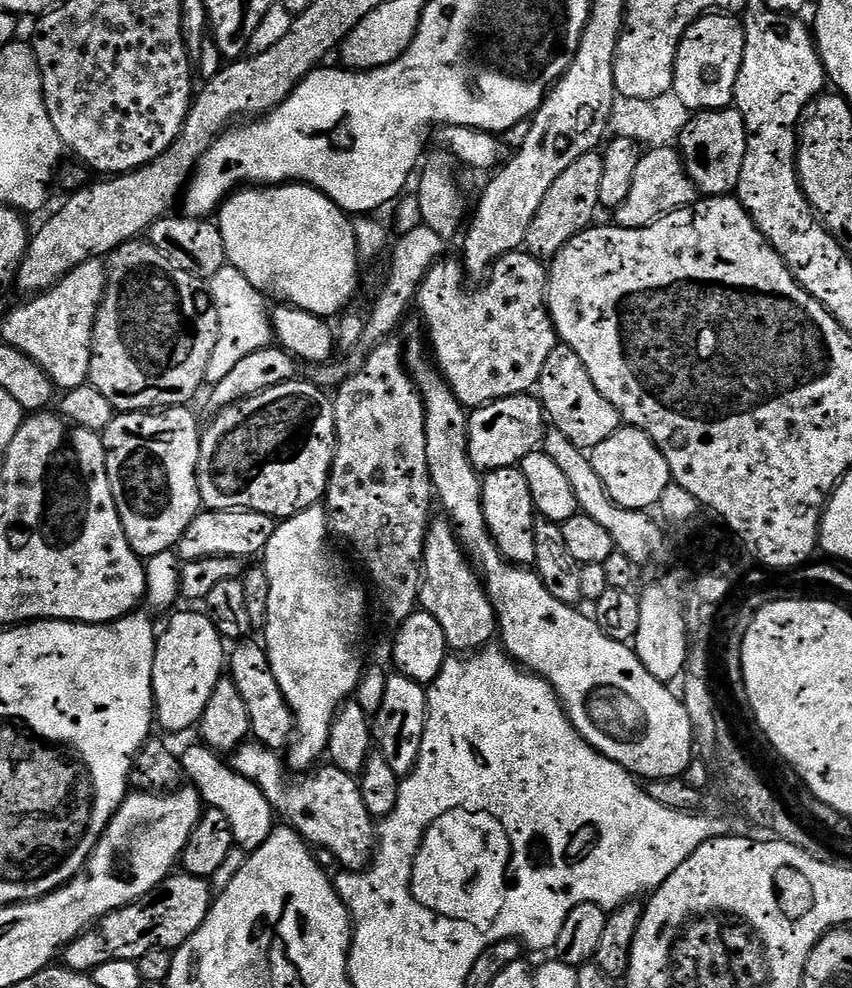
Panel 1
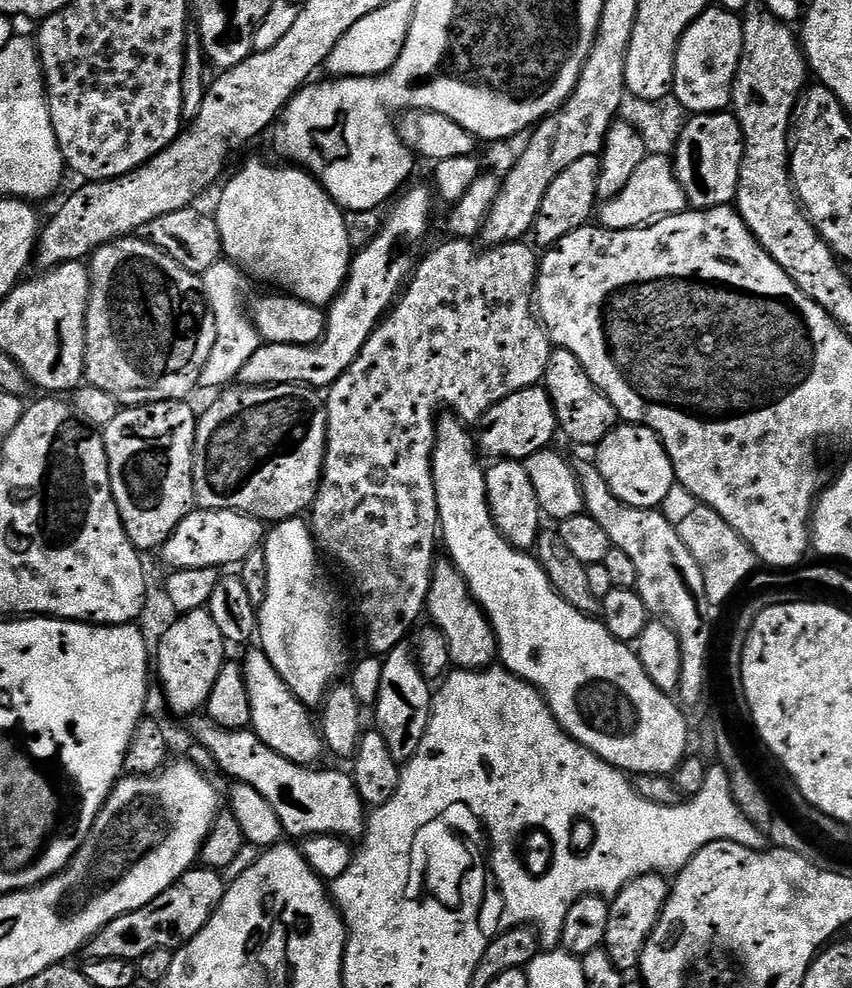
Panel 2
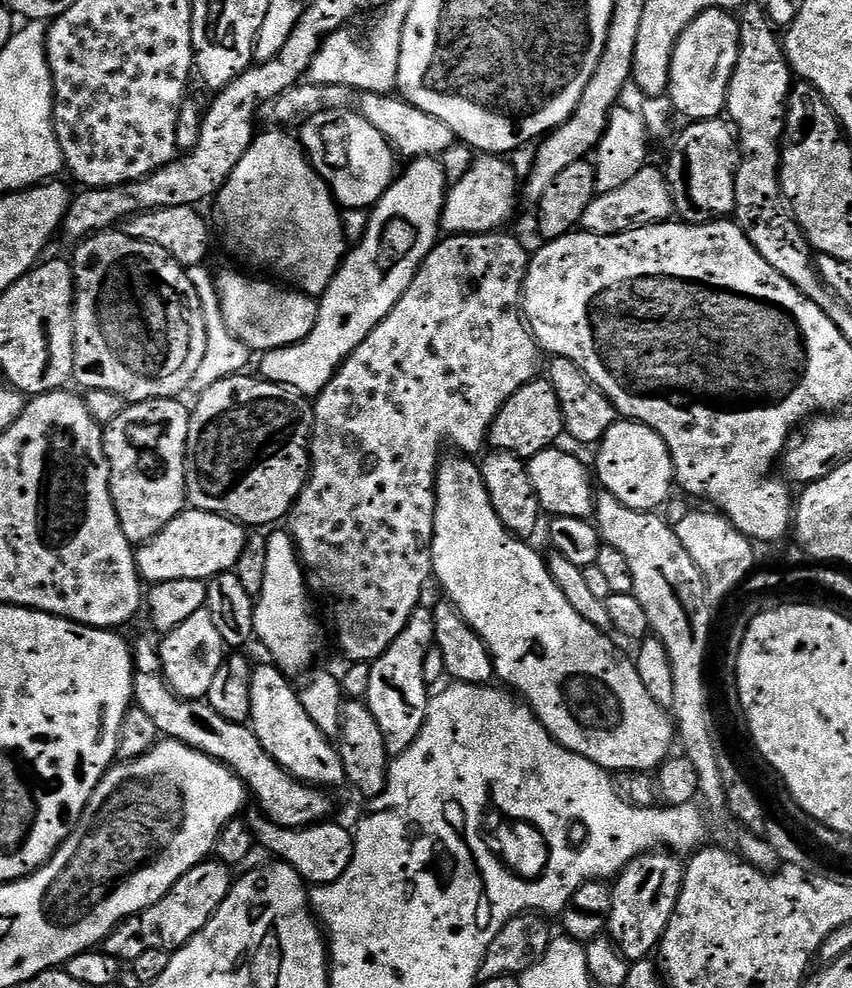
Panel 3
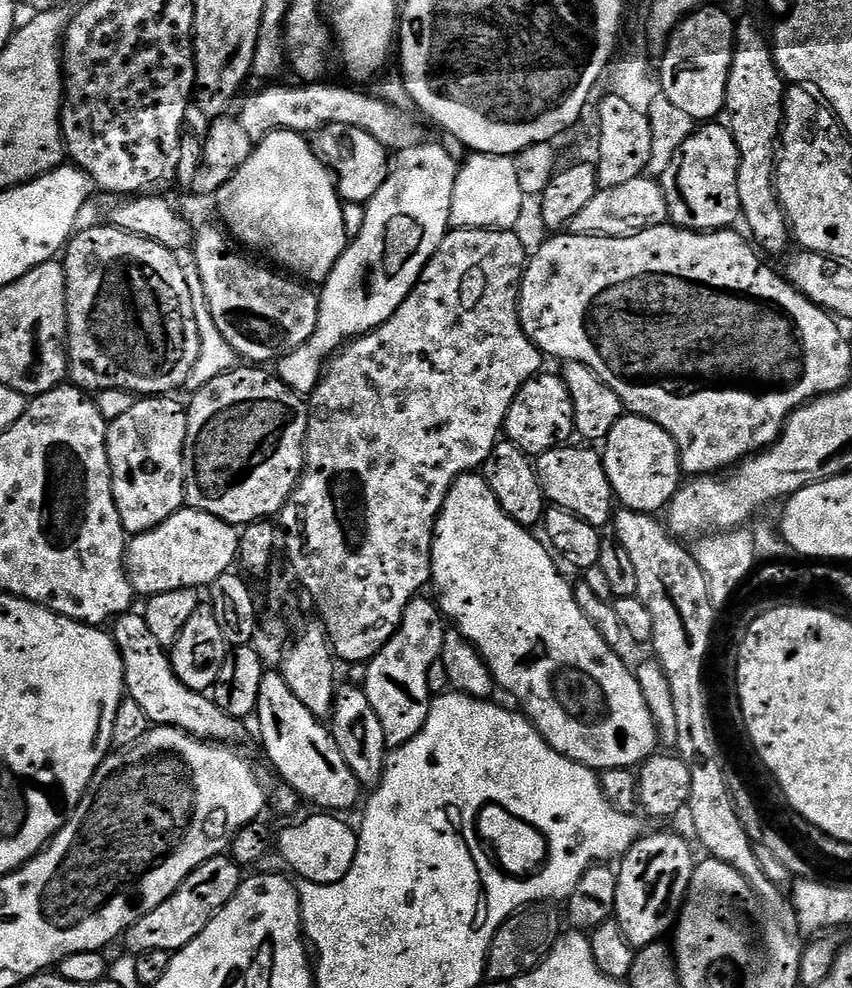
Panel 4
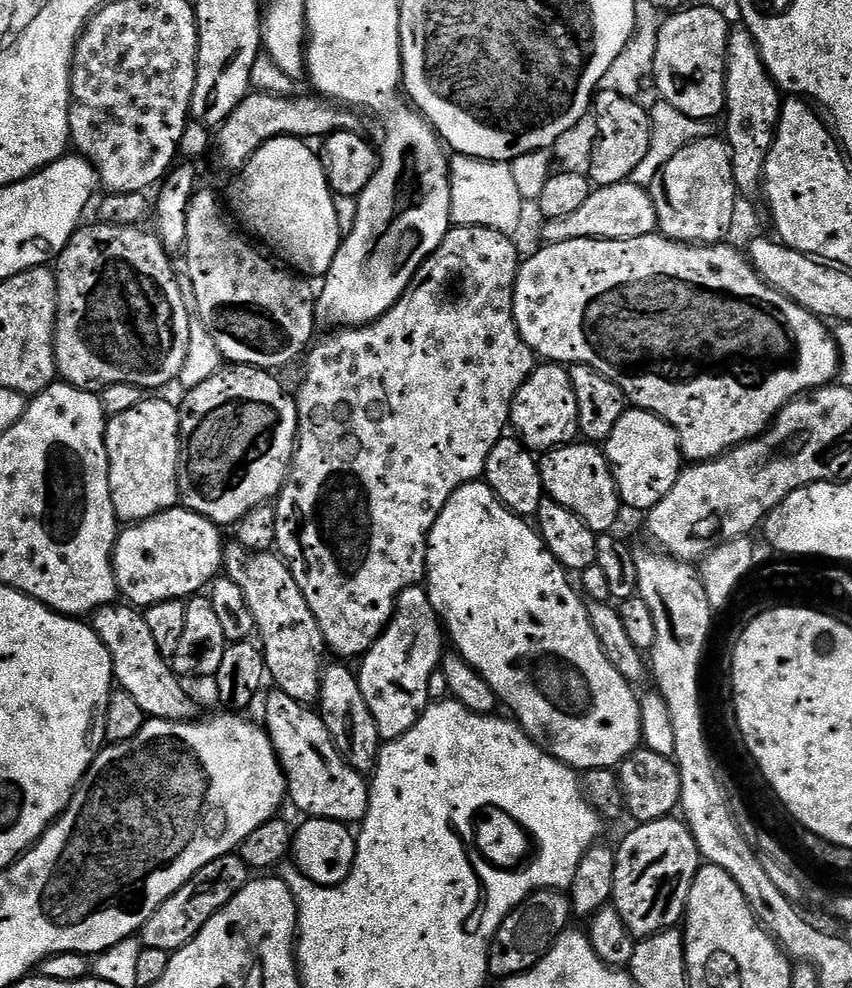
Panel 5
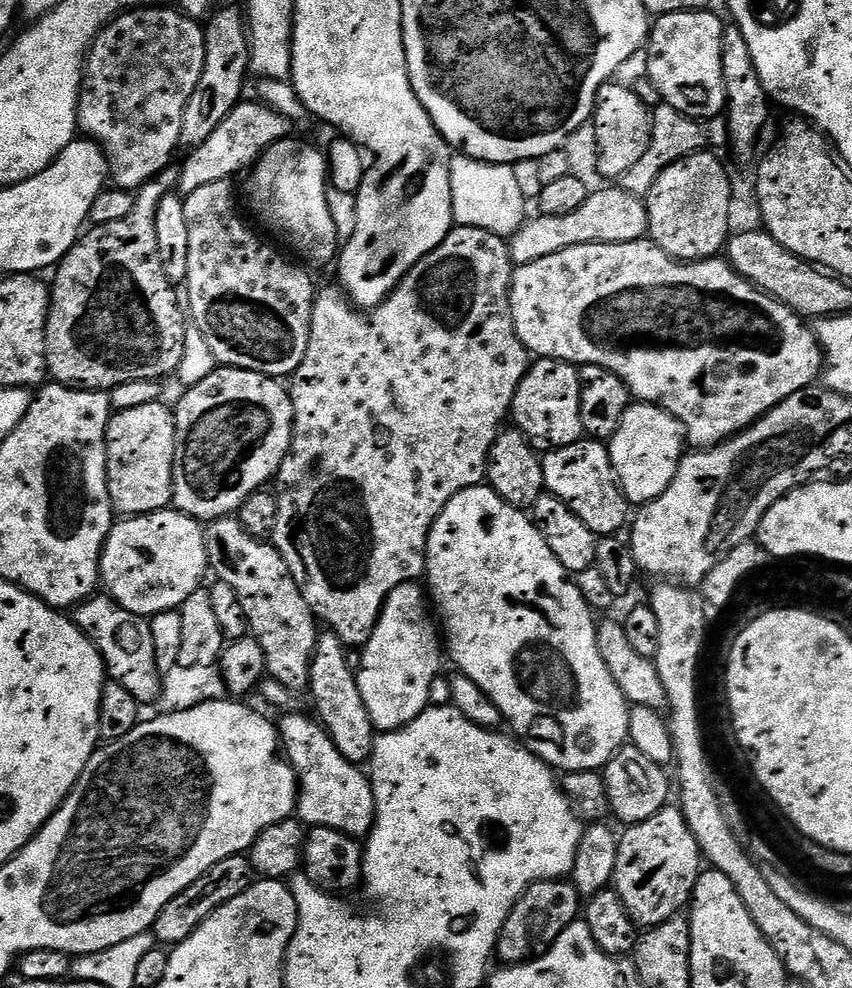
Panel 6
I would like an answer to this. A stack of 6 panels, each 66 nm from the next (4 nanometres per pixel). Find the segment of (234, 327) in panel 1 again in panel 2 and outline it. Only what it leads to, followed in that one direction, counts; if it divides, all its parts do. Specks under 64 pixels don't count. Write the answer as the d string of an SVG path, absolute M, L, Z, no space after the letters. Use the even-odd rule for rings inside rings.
M221 258L214 266L210 266L210 270L202 274L202 291L214 314L216 337L214 350L210 350L210 358L206 358L206 366L202 366L199 382L201 389L223 390L229 387L239 377L242 366L246 366L254 350L258 350L262 343L246 304L244 308L244 296L240 293L240 276L242 277L241 269L227 258Z

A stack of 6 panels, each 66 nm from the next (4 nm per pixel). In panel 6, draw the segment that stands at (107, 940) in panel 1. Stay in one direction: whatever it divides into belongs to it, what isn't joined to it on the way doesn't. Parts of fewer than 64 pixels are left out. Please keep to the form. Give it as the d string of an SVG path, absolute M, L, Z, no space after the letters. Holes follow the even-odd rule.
M247 855L231 856L218 862L209 872L202 874L198 882L186 886L182 894L166 902L154 925L155 939L164 946L181 944L183 940L190 938L190 934L194 934L194 930L198 930L198 926L202 926L202 922L206 922L206 918L210 918L210 914L214 914L226 902L238 898L238 894L245 892L257 879L252 861Z

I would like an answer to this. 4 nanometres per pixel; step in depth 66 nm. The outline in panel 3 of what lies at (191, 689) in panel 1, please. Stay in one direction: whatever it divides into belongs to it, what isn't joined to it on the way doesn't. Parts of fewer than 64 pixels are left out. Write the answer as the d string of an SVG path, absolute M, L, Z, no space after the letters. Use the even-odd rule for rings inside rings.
M207 607L198 610L198 614L190 614L182 626L167 633L161 640L164 641L159 641L158 651L165 684L181 700L204 700L226 655L224 639L222 634L218 634L218 626L214 626L214 618Z

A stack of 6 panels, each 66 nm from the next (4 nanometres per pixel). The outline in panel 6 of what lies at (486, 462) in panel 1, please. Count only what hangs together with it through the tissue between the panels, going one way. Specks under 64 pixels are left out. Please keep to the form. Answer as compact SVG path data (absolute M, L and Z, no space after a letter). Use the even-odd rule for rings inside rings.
M540 358L529 367L514 394L511 423L537 450L570 446L584 436L580 413L580 373L567 360Z

